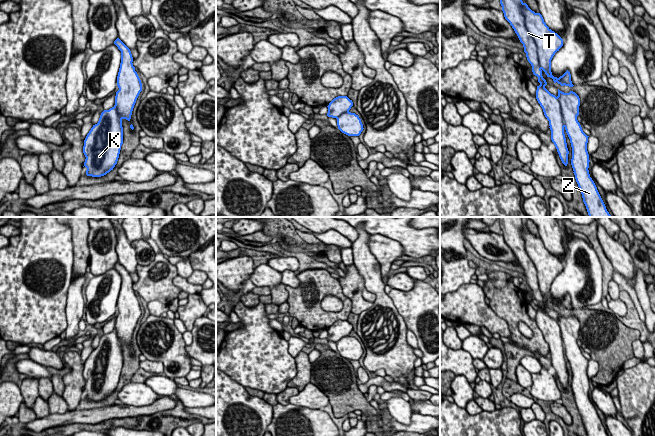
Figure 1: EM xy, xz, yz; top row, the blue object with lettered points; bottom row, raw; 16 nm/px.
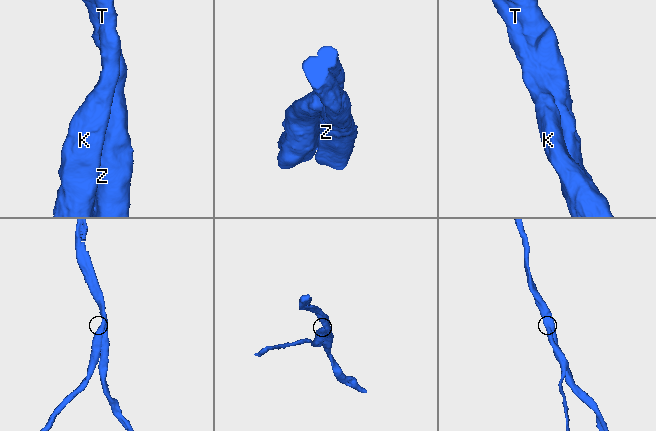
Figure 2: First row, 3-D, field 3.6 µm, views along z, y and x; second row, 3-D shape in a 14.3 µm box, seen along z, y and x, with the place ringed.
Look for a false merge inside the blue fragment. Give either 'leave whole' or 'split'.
leave whole

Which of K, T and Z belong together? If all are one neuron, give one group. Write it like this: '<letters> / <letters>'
K T Z

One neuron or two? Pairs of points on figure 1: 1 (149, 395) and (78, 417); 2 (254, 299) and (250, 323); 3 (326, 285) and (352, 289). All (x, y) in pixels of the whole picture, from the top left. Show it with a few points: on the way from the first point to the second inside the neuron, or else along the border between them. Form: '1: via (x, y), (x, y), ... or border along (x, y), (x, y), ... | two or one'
1: border along (121, 402), (127, 405), (145, 406) | two
2: border along (240, 301), (247, 306), (262, 302), (268, 314) | two
3: border along (337, 279), (342, 292), (351, 302), (351, 309) | two

